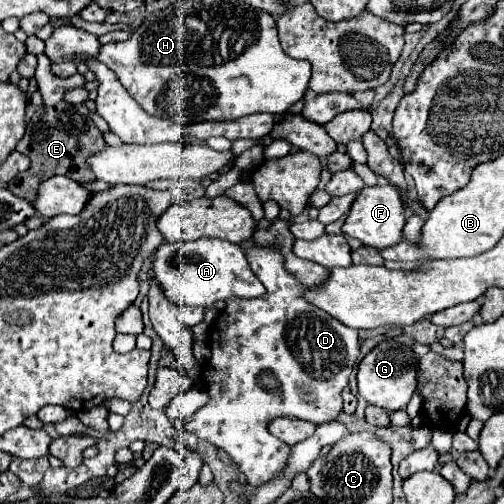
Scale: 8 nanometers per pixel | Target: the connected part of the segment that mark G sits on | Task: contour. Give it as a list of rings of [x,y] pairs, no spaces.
[[[383,340],[359,364],[359,372],[357,372],[359,394],[367,400],[367,404],[381,406],[387,412],[405,408],[415,392],[415,386],[417,386],[415,362],[417,362],[417,358],[415,358],[411,346],[399,344],[397,340]]]

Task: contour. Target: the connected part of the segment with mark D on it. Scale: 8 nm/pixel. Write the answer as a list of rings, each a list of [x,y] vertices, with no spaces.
[[[253,240],[245,244],[245,254],[251,270],[263,276],[267,292],[261,298],[226,300],[225,310],[219,314],[209,332],[209,368],[203,370],[203,380],[209,392],[207,406],[199,408],[191,418],[177,420],[177,428],[197,434],[199,438],[223,448],[247,476],[249,486],[267,482],[271,474],[277,474],[290,454],[290,446],[268,431],[268,424],[279,416],[295,416],[315,424],[331,422],[339,416],[343,400],[341,390],[349,382],[349,374],[359,358],[357,330],[331,318],[327,312],[303,298],[305,288],[285,270],[283,254],[277,246],[261,246]]]

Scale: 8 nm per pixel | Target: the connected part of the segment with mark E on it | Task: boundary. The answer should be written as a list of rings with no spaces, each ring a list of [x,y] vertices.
[[[65,100],[51,108],[41,106],[29,120],[27,132],[17,144],[17,150],[31,158],[31,166],[27,172],[23,172],[15,180],[11,180],[7,184],[7,188],[15,196],[33,202],[39,184],[51,176],[63,174],[63,176],[73,178],[75,182],[91,182],[91,180],[95,180],[95,176],[91,174],[91,168],[83,164],[83,158],[87,158],[87,154],[95,154],[95,152],[103,150],[103,146],[105,146],[103,134],[93,124],[89,110],[85,106],[69,104]]]

